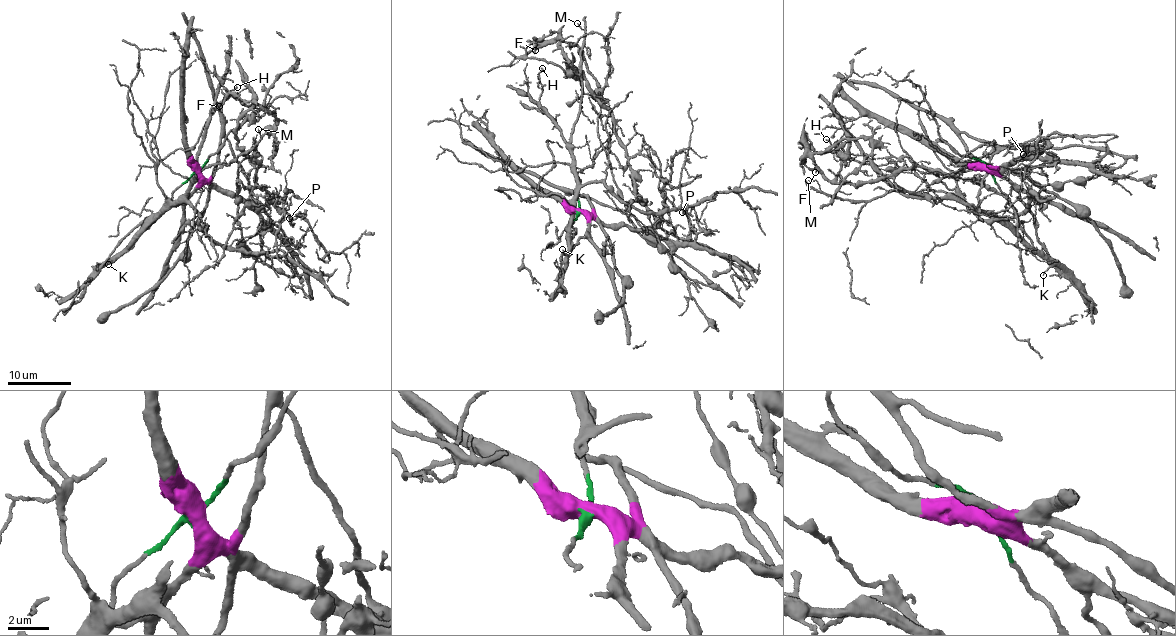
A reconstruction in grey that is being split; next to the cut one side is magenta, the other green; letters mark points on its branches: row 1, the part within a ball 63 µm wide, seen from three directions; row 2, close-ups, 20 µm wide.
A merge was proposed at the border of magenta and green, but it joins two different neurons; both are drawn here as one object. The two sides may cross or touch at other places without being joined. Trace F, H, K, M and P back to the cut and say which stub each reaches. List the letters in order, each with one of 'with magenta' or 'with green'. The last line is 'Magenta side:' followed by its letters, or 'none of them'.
F: with magenta
H: with green
K: with green
M: with green
P: with magenta
Magenta side: F, P

